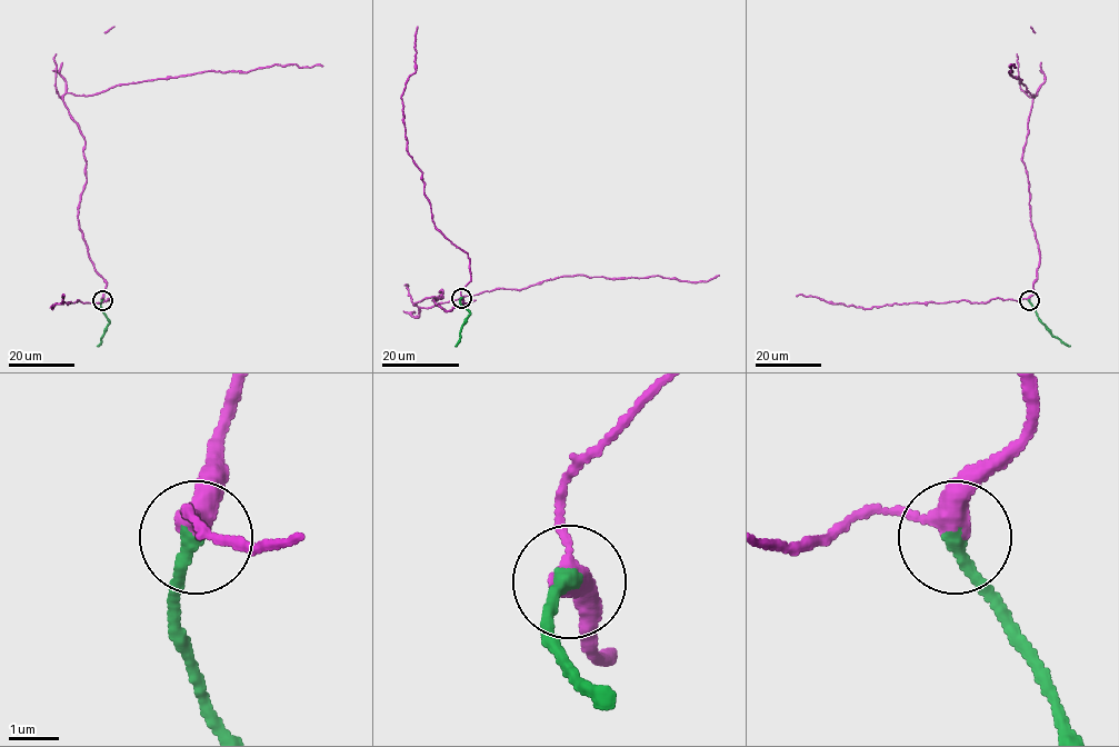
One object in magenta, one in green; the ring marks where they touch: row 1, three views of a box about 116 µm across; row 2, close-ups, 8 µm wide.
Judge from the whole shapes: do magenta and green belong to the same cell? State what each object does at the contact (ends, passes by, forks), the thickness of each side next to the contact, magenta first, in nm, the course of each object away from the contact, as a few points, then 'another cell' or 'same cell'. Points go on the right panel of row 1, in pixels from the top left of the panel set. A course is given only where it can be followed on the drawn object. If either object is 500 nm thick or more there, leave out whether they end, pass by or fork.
magenta passes by | green ends | 380/320 nm | magenta via (1028, 300), (1039, 254), (1022, 157), (1037, 92), (1032, 96), (1009, 72), (1015, 65), (1009, 66) | green via (1028, 300), (1053, 336), (1070, 347) | same cell

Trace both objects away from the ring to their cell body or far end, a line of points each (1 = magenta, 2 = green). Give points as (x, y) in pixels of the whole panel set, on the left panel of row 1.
1: (101, 300), (106, 281), (89, 254), (78, 218), (86, 182), (85, 137), (62, 96), (201, 72), (322, 66)
2: (101, 300), (101, 308), (109, 324), (98, 347)

